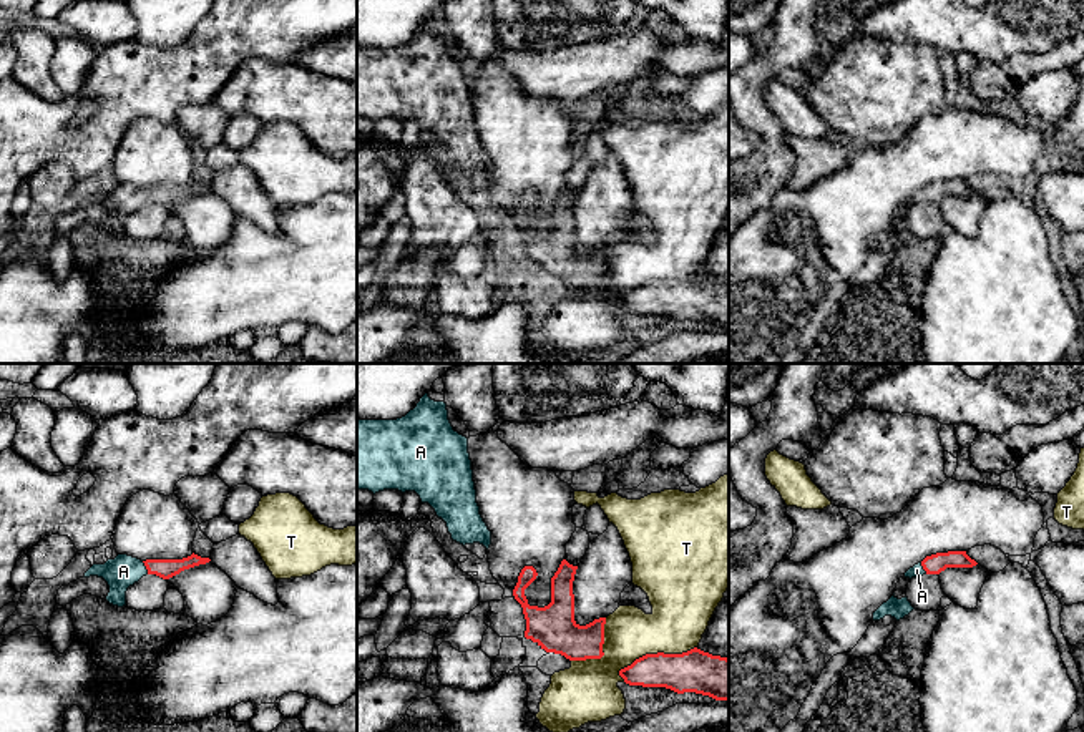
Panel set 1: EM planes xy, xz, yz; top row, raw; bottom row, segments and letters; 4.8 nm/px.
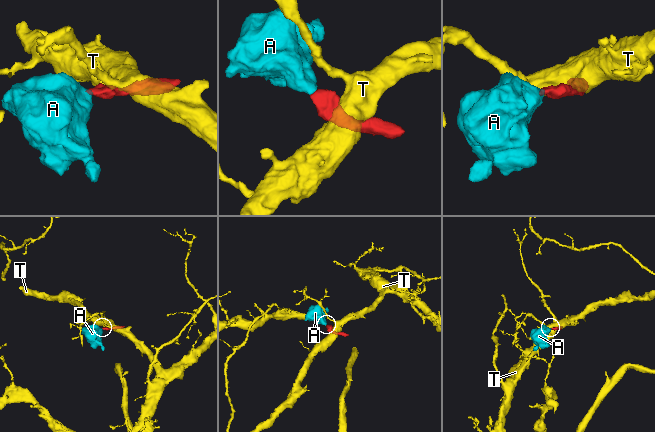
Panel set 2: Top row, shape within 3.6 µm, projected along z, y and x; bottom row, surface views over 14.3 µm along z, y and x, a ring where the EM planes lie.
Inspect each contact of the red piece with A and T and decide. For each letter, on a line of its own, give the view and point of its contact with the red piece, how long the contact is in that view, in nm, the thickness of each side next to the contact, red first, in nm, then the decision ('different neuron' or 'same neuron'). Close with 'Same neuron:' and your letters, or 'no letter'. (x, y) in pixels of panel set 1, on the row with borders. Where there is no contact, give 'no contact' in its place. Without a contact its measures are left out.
A: meets red in xy at (146, 568); contact 70 nm long; 100 nm thick on the red side, 160 nm on the other; same neuron
T: meets red in xz at (658, 653); contact 400 nm long; 200 nm thick on the red side, 280 nm on the other; different neuron
Same neuron: A

